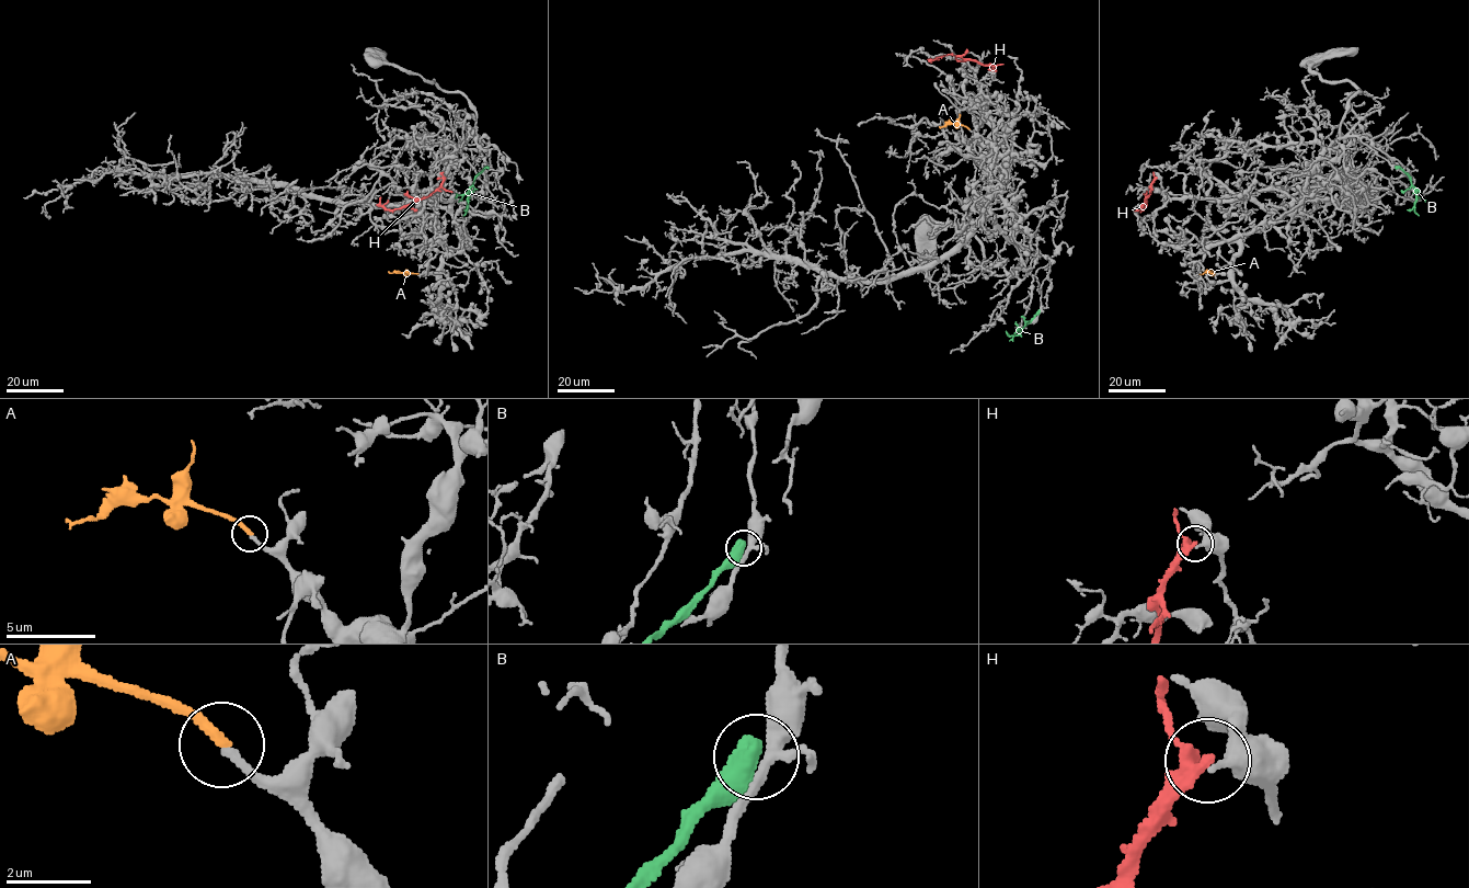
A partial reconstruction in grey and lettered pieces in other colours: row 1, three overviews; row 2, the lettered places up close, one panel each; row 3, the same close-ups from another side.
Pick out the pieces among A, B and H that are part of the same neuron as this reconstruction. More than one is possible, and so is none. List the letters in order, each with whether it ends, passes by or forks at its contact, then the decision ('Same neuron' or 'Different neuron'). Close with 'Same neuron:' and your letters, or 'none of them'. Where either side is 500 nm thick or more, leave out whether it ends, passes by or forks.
A: It ends there. Same neuron
B: Different neuron
H: It forks there. Different neuron
Same neuron: A

